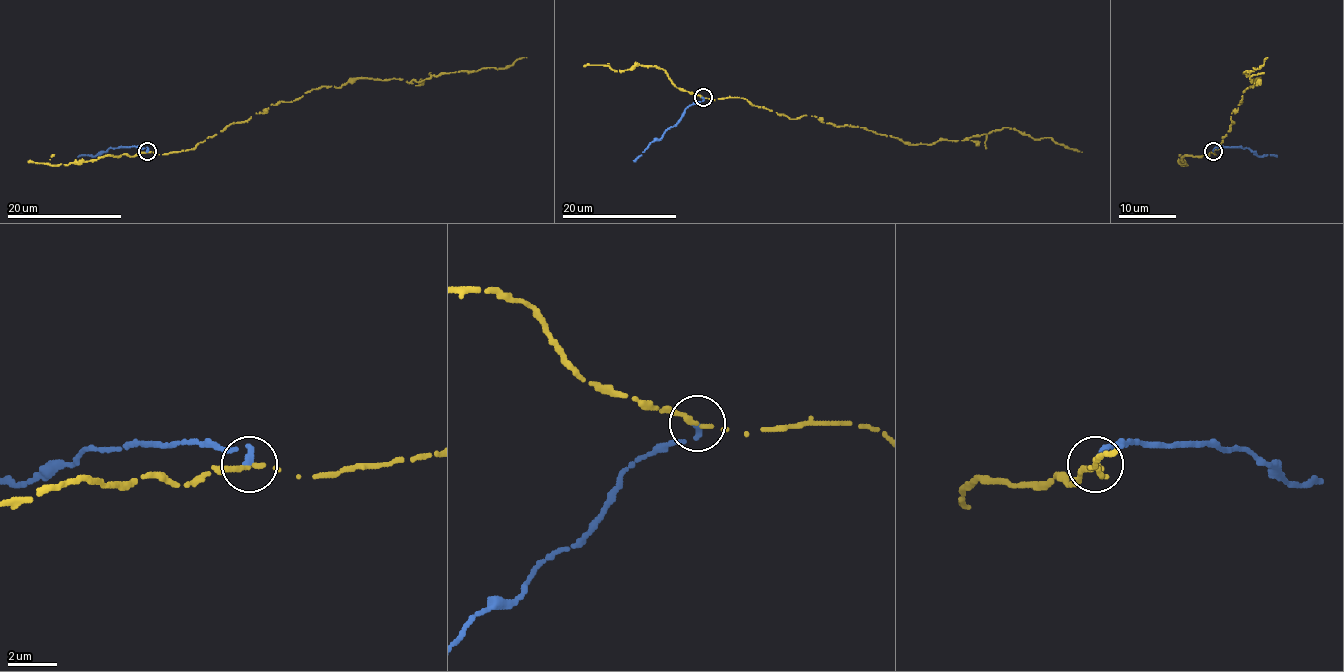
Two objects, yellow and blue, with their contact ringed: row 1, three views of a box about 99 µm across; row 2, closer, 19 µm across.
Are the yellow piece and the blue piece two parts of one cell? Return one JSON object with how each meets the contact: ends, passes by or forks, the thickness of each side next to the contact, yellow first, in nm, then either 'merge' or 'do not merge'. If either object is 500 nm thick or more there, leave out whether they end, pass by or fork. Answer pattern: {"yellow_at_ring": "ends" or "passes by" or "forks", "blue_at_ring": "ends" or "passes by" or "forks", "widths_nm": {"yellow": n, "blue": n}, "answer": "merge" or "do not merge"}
{"yellow_at_ring": "ends", "blue_at_ring": "ends", "widths_nm": {"yellow": 280, "blue": 240}, "answer": "do not merge"}

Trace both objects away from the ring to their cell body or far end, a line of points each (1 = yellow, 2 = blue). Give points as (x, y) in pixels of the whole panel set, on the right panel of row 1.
1: (1212, 152), (1234, 123), (1231, 113), (1245, 89), (1260, 78), (1251, 81), (1242, 73), (1260, 68), (1267, 57)
2: (1212, 152), (1215, 147), (1247, 147), (1258, 156), (1276, 156)

